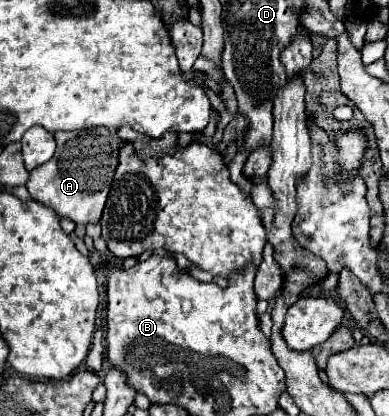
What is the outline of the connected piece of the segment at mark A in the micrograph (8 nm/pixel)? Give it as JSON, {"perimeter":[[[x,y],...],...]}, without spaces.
{"perimeter":[[[89,128],[89,130],[73,130],[73,132],[55,132],[57,150],[47,164],[31,170],[31,178],[27,182],[27,190],[35,202],[45,204],[47,208],[55,210],[61,218],[69,218],[75,224],[91,224],[99,222],[101,212],[107,202],[107,194],[111,190],[111,180],[117,168],[119,144],[121,138],[115,128]]]}

